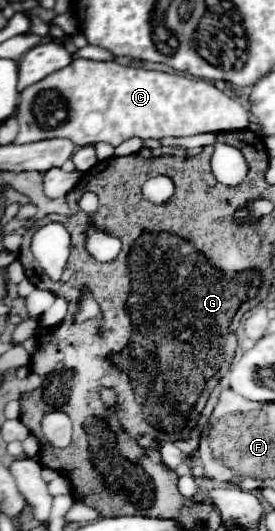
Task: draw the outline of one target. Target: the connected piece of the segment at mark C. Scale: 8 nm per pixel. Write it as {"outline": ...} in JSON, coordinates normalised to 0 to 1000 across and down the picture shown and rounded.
{"outline":[[[305,109],[262,113],[182,147],[102,162],[73,177],[58,222],[73,234],[58,271],[247,260],[291,279],[356,267],[393,267],[422,279],[473,260],[582,264],[771,245],[851,249],[909,234],[887,200],[749,151]]]}

